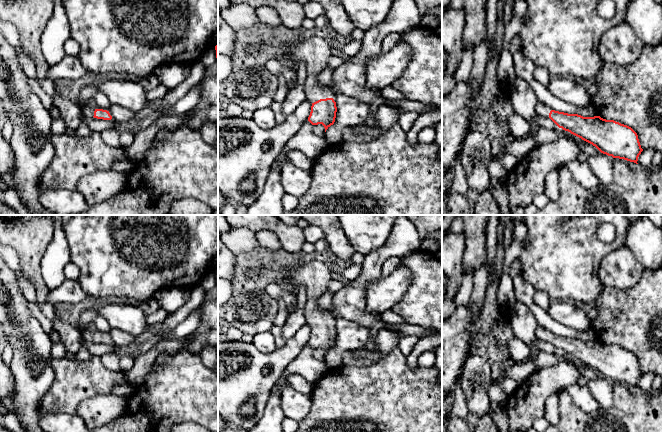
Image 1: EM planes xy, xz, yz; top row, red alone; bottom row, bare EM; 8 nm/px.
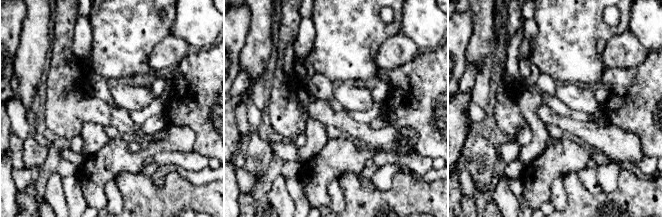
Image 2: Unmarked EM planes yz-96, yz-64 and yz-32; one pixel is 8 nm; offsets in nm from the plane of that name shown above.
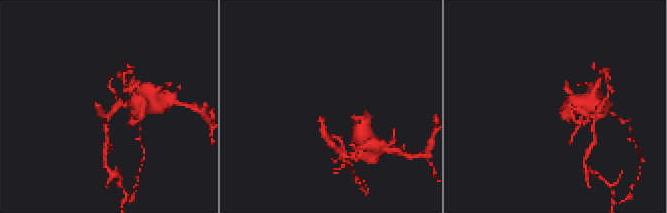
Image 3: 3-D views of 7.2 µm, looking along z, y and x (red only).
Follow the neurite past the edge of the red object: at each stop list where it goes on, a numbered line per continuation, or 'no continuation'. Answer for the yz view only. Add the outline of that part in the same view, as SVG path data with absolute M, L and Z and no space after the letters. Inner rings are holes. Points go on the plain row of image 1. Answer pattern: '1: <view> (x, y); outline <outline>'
1: yz (541, 333); outline M537 325L535 329L535 336L537 339L549 342L550 335L551 333L546 328Z

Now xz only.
1: xz (314, 276); outline M316 260L291 268L280 277L289 280L285 285L296 294L301 286L305 288L307 300L304 307L306 324L311 328L326 322L332 322L329 310L321 310L317 306L318 299L327 291L328 284L333 280L329 267Z

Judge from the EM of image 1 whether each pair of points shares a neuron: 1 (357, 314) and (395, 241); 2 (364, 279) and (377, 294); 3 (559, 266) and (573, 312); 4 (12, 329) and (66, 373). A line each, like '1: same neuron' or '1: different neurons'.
1: same neuron
2: different neurons
3: different neurons
4: different neurons

